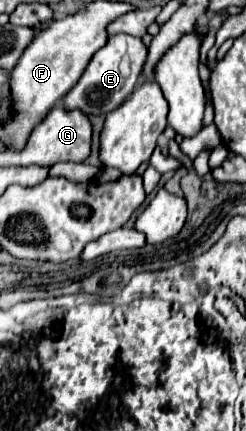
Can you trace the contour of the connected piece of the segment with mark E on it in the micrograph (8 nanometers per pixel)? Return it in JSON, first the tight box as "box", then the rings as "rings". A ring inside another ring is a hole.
{"box":[64,34,146,114],"rings":[[[114,34],[108,38],[108,44],[92,56],[88,68],[84,70],[84,76],[78,80],[78,84],[68,92],[64,98],[64,108],[68,110],[82,110],[84,114],[108,114],[114,108],[118,108],[132,92],[140,78],[142,66],[146,62],[146,44],[142,38],[130,36],[130,34]]]}

